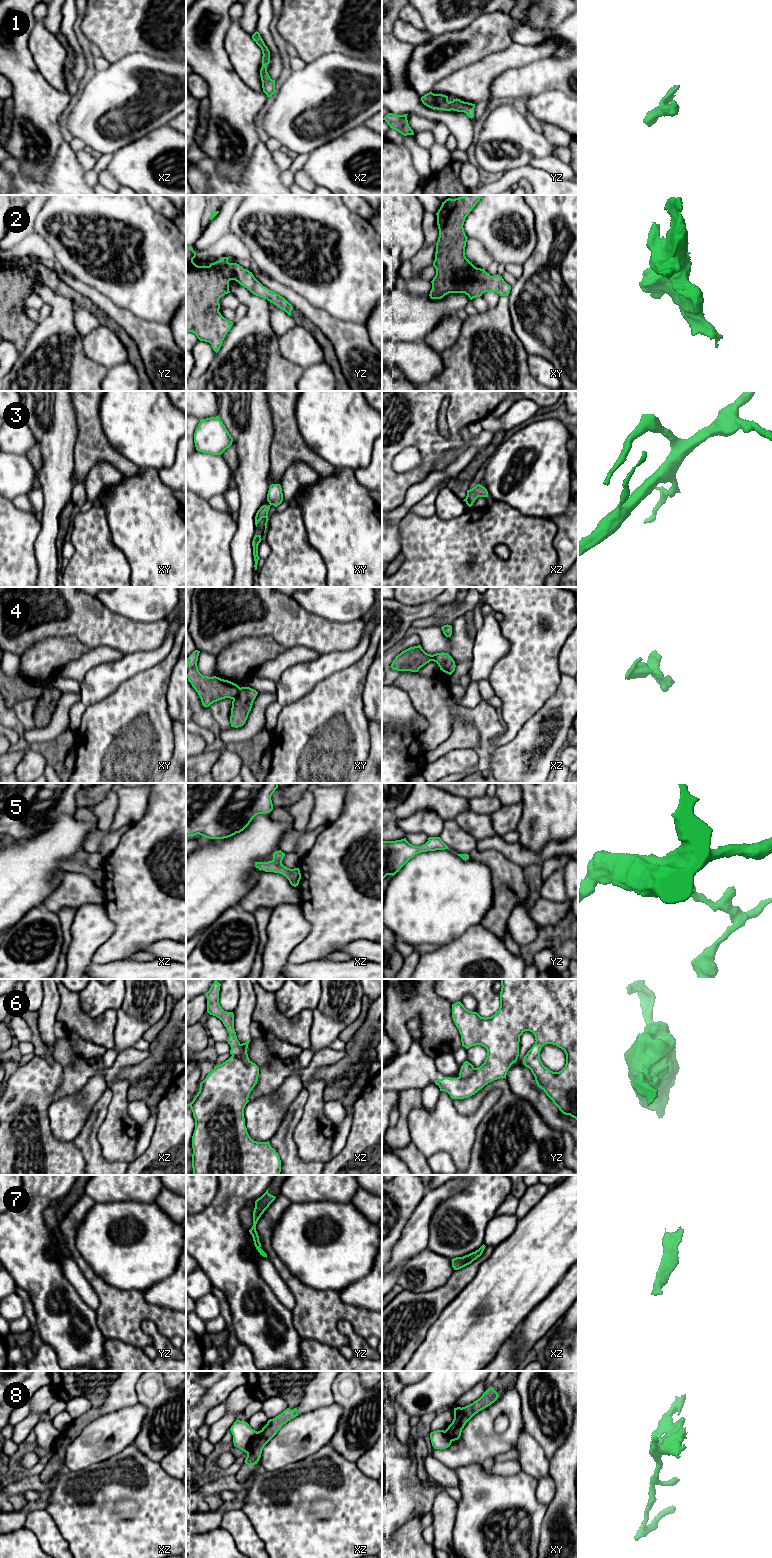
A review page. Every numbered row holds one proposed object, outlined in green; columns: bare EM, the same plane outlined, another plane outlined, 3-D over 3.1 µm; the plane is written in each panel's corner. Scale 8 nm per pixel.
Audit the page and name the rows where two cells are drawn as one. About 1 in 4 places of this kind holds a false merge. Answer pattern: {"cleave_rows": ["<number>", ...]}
{"cleave_rows": ["3", "4", "6", "8"]}

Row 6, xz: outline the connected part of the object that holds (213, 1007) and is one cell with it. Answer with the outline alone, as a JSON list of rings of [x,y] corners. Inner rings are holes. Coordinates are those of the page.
[[[215,980],[211,985],[209,991],[205,994],[207,998],[207,1012],[210,1015],[219,1018],[226,1027],[229,1033],[227,1042],[231,1047],[230,1054],[235,1057],[241,1057],[247,1063],[248,1058],[245,1054],[244,1048],[241,1046],[240,1042],[237,1039],[234,1029],[234,1014],[233,1012],[224,1011],[219,1004],[220,986],[221,984]]]

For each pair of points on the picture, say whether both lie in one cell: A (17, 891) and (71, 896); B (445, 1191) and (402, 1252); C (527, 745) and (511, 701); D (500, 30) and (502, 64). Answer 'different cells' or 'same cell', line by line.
A: different cells
B: same cell
C: different cells
D: different cells

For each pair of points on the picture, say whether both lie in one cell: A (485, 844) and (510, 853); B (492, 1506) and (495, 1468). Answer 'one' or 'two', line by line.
A: one
B: two

